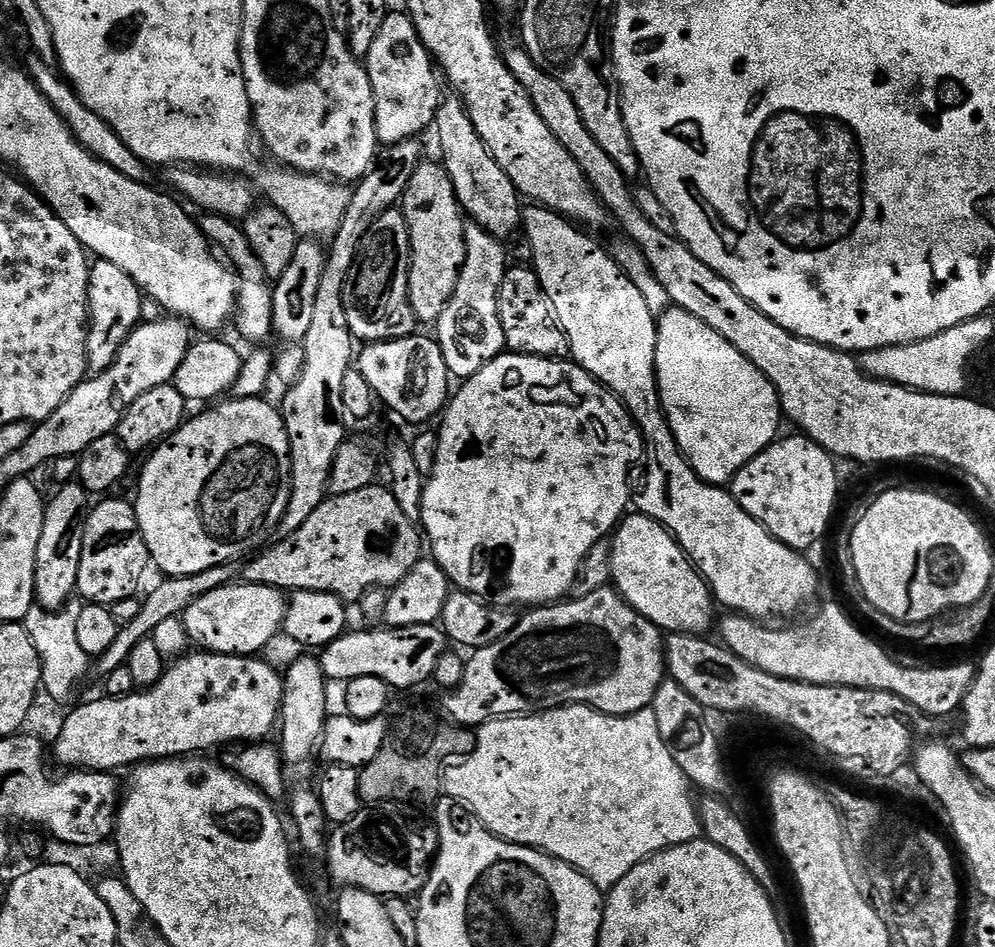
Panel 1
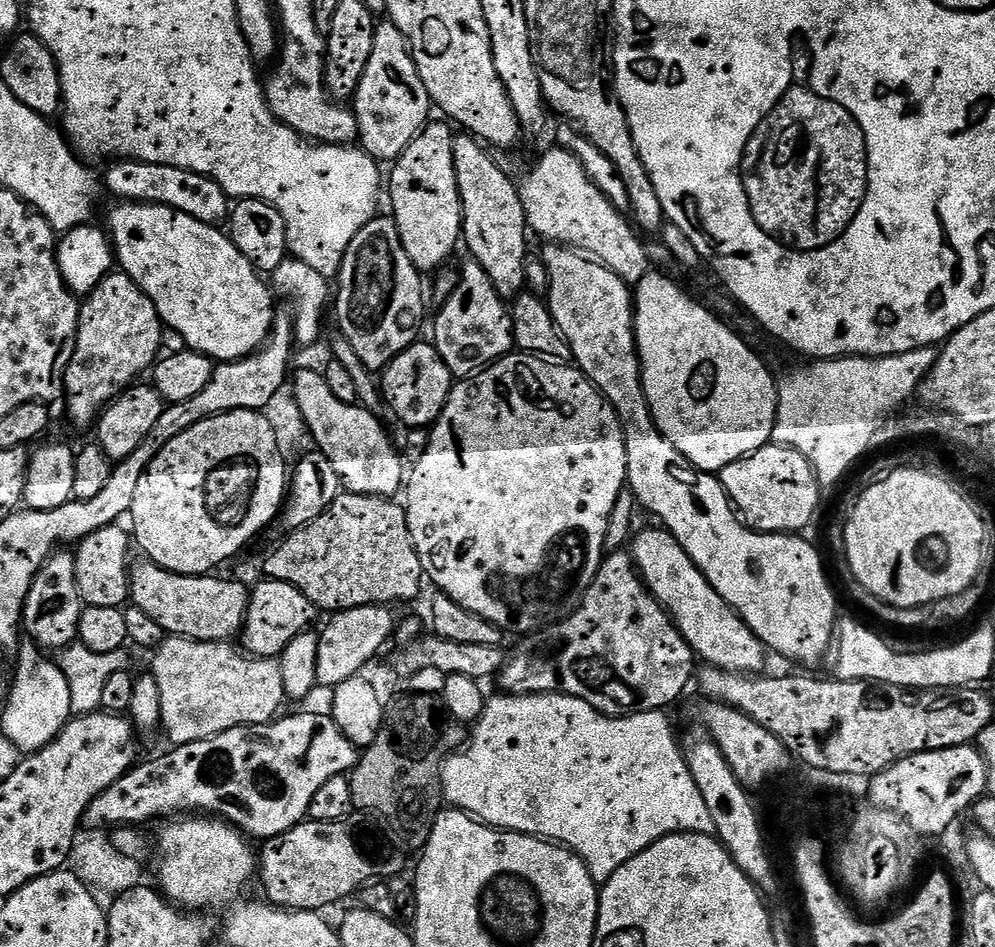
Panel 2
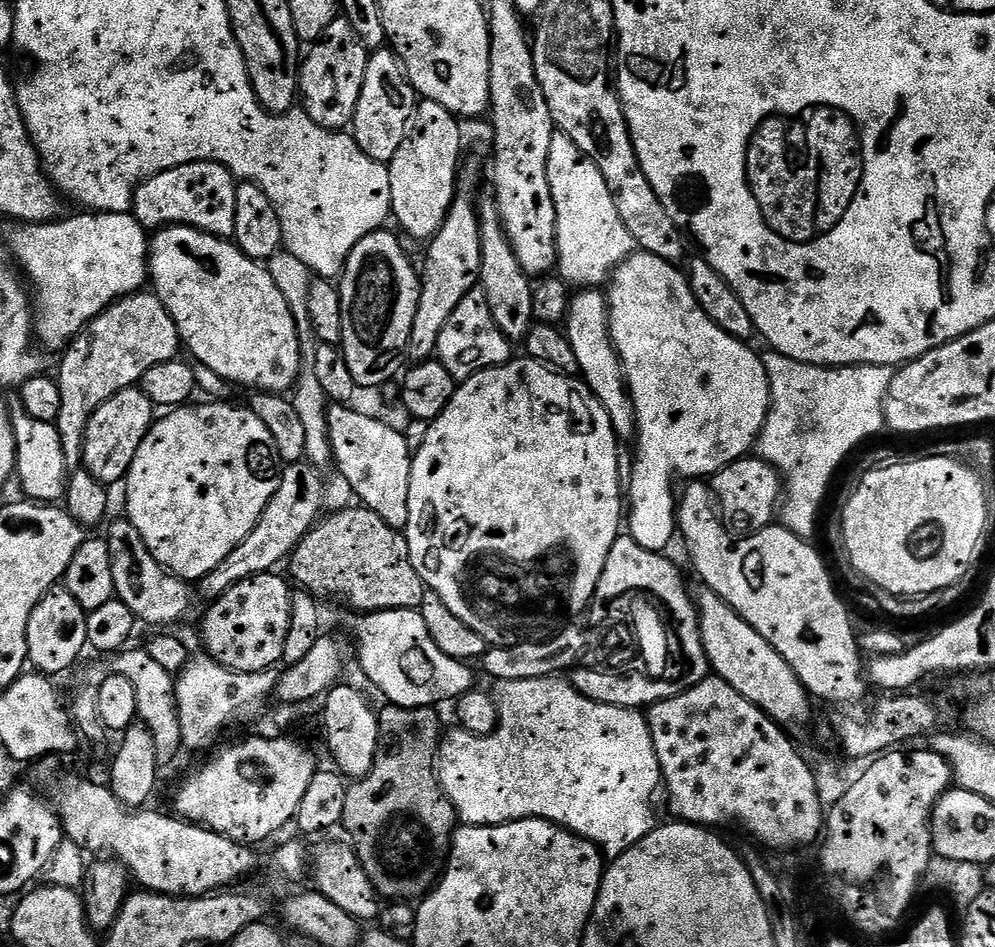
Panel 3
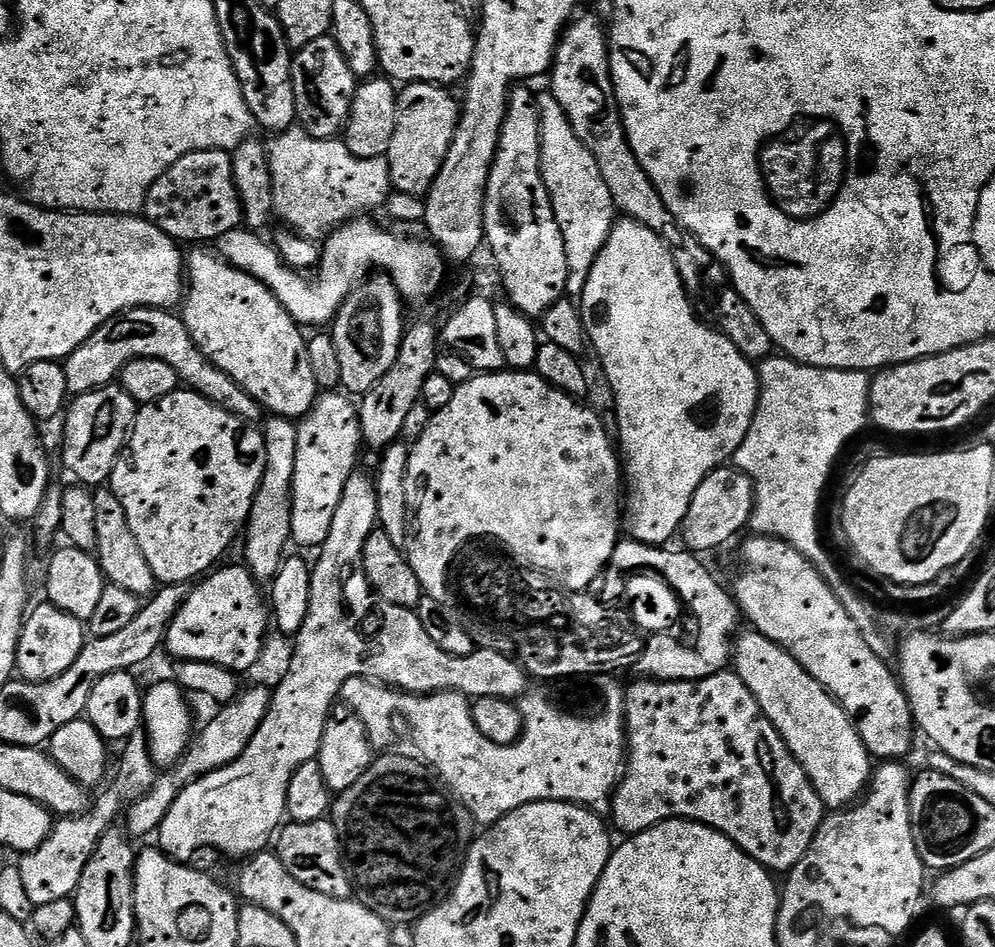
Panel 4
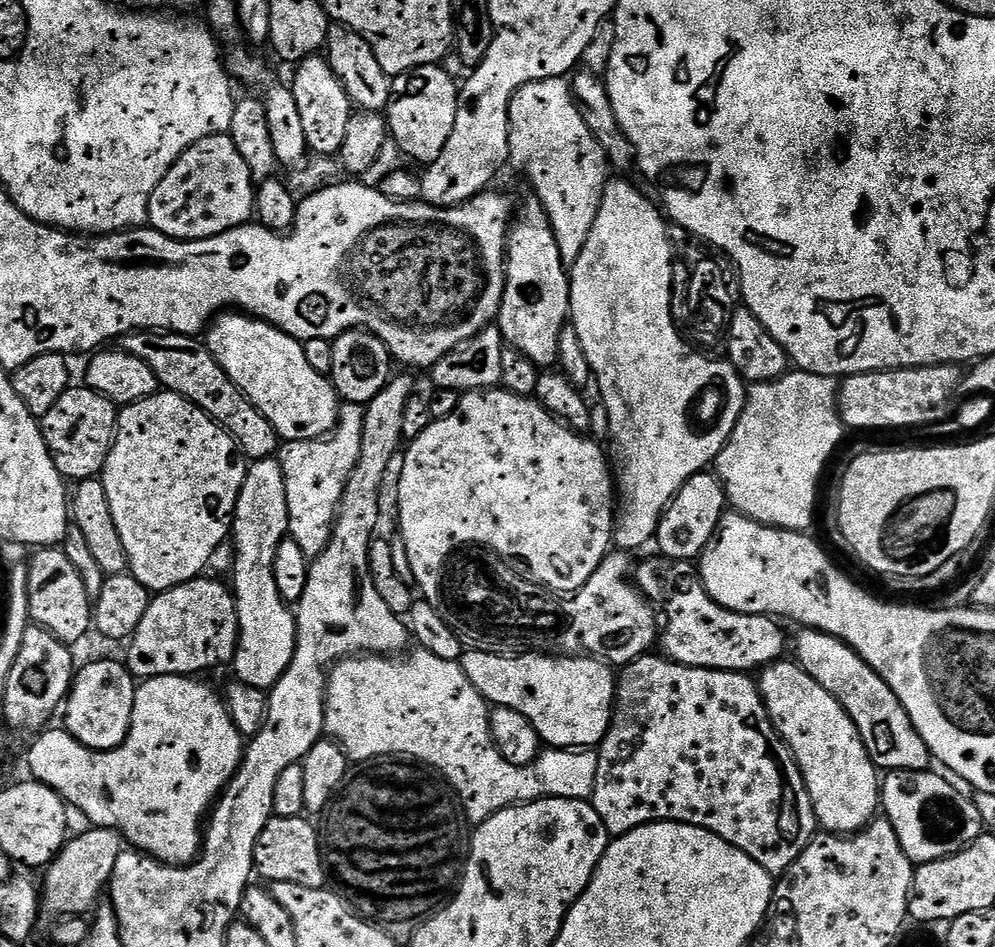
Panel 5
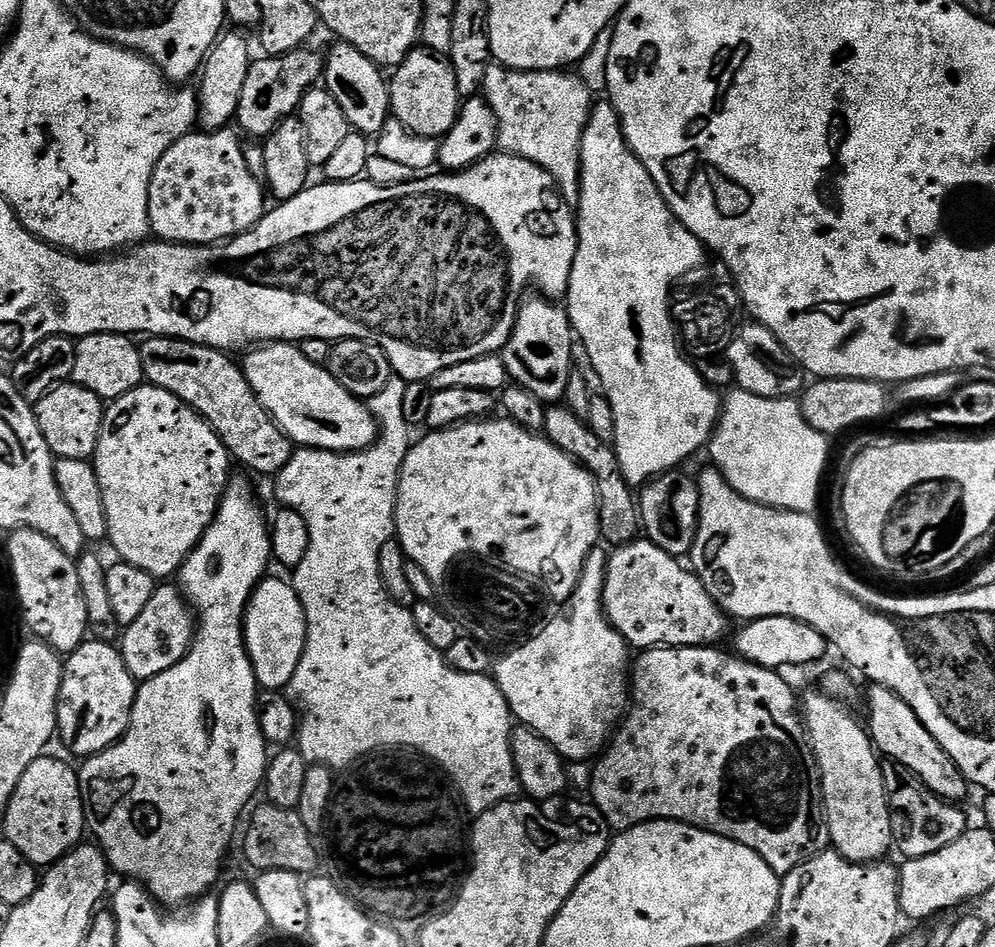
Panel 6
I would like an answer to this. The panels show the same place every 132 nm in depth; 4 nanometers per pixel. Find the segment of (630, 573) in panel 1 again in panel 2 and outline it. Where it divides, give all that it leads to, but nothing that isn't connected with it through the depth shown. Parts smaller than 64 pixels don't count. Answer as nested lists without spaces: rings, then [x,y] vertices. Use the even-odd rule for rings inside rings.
[[[663,527],[648,528],[645,532],[637,531],[630,544],[630,555],[636,565],[644,585],[658,601],[669,616],[676,621],[676,628],[697,657],[704,659],[705,665],[721,668],[727,672],[743,672],[745,674],[760,674],[765,671],[764,655],[766,649],[752,631],[748,629],[742,617],[737,614],[719,594],[712,589],[711,582],[700,573],[700,567],[682,550],[680,543]]]

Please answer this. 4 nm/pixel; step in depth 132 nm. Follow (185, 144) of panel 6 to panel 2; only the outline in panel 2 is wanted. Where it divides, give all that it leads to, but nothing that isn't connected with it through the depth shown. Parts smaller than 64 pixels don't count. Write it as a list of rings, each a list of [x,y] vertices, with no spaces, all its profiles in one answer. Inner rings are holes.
[[[122,160],[113,165],[113,168],[102,176],[102,184],[107,195],[109,192],[110,195],[117,196],[117,201],[161,204],[173,208],[175,212],[190,214],[190,218],[198,218],[198,222],[206,222],[213,226],[223,225],[230,215],[230,197],[210,176],[182,170],[178,166],[141,164],[138,160]]]

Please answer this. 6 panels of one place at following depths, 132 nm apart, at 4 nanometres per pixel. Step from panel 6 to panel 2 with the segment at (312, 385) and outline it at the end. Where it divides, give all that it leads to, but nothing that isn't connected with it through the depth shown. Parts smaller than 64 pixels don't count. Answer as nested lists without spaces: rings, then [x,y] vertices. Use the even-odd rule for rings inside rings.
[[[120,202],[115,206],[117,208],[108,216],[106,228],[110,233],[114,256],[118,261],[119,267],[147,294],[150,302],[154,302],[161,321],[163,321],[171,331],[173,328],[173,330],[188,343],[185,345],[187,345],[191,351],[200,352],[213,362],[227,362],[230,360],[241,360],[242,357],[249,356],[251,352],[259,352],[260,349],[263,348],[264,343],[268,340],[268,336],[272,333],[272,324],[276,320],[276,313],[278,311],[277,305],[272,305],[274,292],[266,283],[265,277],[256,271],[256,267],[238,250],[238,246],[234,246],[231,235],[225,234],[219,227],[207,224],[206,222],[198,222],[198,218],[190,218],[190,214],[175,212],[173,208],[167,208],[161,204]]]

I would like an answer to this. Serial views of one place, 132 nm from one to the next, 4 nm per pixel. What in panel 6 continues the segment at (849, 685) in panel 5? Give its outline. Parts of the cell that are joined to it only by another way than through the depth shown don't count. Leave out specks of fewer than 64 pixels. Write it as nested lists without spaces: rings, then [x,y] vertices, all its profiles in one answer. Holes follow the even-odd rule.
[[[879,686],[869,689],[866,731],[871,736],[877,753],[895,764],[901,764],[935,796],[941,796],[949,802],[960,802],[970,789],[969,781],[964,779],[958,765],[952,761],[950,754],[946,754],[946,750],[942,750],[930,730],[922,726],[918,714],[914,714],[914,710],[910,710],[910,706],[906,706],[904,699],[892,689]]]

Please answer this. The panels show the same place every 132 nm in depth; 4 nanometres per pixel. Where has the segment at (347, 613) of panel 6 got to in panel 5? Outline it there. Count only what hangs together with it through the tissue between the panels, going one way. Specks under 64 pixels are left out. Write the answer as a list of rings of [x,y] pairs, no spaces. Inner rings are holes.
[[[345,403],[334,431],[327,438],[294,440],[283,445],[282,463],[289,504],[288,531],[304,552],[319,554],[332,536],[344,487],[362,450],[364,412],[365,405]],[[416,650],[413,656],[408,655],[396,654],[389,658],[384,654],[357,654],[341,659],[331,669],[327,677],[326,728],[333,737],[341,738],[348,732],[344,724],[353,724],[356,727],[356,733],[352,736],[353,753],[361,752],[364,758],[375,757],[377,753],[384,758],[396,758],[404,754],[400,752],[409,752],[413,761],[423,762],[442,773],[464,801],[469,817],[476,822],[493,816],[498,810],[511,808],[513,804],[528,804],[549,796],[561,796],[567,800],[588,800],[591,797],[600,762],[595,751],[588,750],[576,755],[560,754],[557,760],[541,754],[533,764],[526,766],[510,763],[492,741],[488,721],[490,704],[480,689],[472,684],[465,669],[457,661],[438,658],[433,652]]]

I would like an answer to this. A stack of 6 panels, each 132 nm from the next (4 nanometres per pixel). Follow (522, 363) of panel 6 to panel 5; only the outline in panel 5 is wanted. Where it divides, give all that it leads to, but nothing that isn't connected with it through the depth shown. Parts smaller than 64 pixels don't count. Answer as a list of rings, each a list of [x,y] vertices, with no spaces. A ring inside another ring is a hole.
[[[529,198],[521,208],[519,205],[511,221],[504,279],[498,317],[500,333],[511,347],[526,354],[537,366],[555,365],[560,358],[559,335],[570,320],[570,272],[562,254],[558,254],[546,210],[535,198]]]

